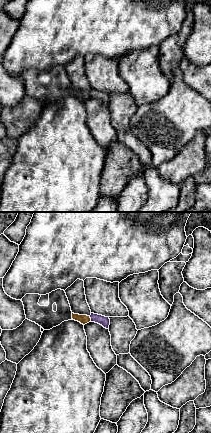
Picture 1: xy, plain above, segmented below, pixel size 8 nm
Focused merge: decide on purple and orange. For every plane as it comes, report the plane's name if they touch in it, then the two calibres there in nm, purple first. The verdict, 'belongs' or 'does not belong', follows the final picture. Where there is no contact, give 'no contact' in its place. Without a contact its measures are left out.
contact in xy; calibres 80 and 80 nm

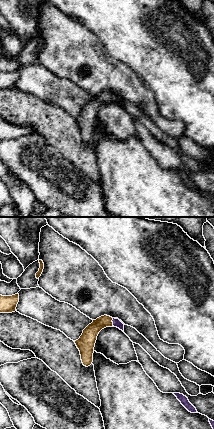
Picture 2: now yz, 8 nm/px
contact in yz; calibres 70 and 130 nm

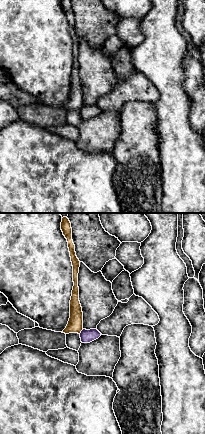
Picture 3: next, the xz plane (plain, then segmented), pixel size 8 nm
contact in xz; calibres 110 and 130 nm

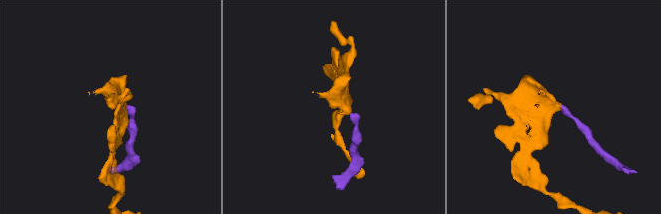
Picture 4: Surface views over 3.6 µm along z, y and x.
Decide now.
does not belong

